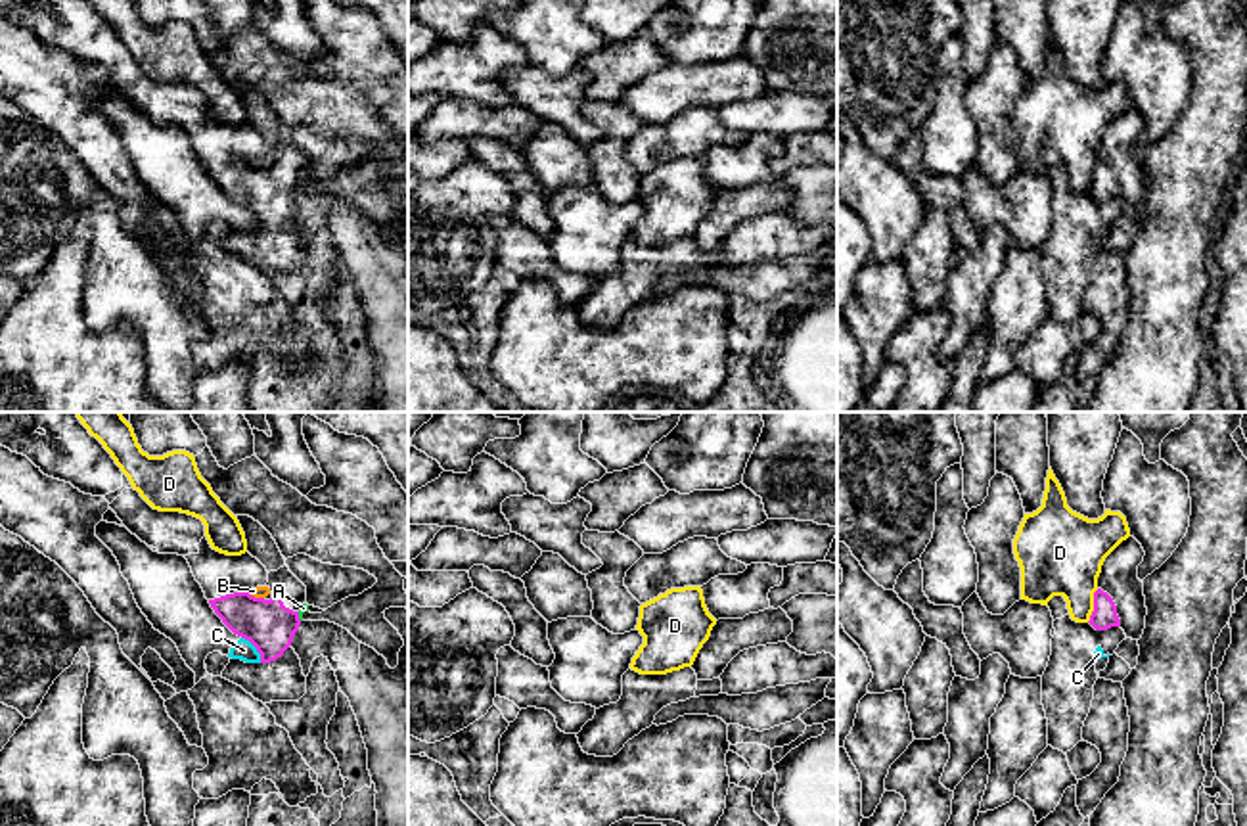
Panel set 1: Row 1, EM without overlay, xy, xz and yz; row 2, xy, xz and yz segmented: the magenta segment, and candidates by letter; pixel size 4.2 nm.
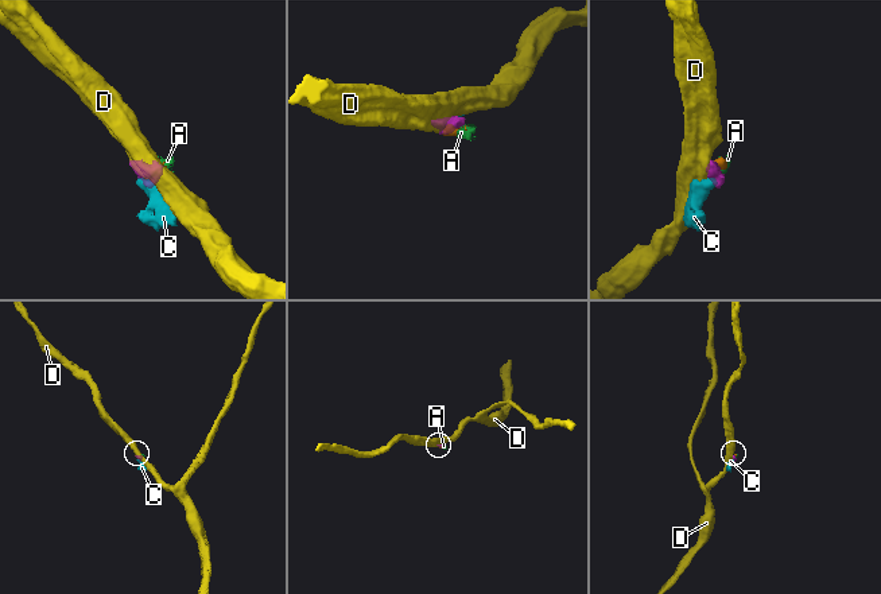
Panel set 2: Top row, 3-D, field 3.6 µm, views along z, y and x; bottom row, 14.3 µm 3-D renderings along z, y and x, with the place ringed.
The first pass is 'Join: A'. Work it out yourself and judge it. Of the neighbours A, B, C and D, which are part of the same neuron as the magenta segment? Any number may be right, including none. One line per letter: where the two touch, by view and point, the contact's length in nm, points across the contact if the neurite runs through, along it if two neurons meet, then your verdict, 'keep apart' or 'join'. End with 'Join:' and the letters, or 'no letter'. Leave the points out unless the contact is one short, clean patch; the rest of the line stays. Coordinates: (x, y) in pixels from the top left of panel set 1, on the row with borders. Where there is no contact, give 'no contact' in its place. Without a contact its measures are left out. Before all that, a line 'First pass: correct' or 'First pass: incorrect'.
First pass: incorrect
A: contact xy (297, 616); length 40 nm; border xy (297, 612), (301, 619); keep apart
B: contact xy (253, 596); length 80 nm; border xy (248, 593), (263, 598); keep apart
C: contact xy (255, 646); length 140 nm; border xy (242, 637), (255, 648), (261, 662); keep apart
D: contact yz (1094, 606); length 150 nm; border yz (1098, 589), (1087, 621); keep apart
Join: no letter

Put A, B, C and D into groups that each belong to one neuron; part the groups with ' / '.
A B / C / D

